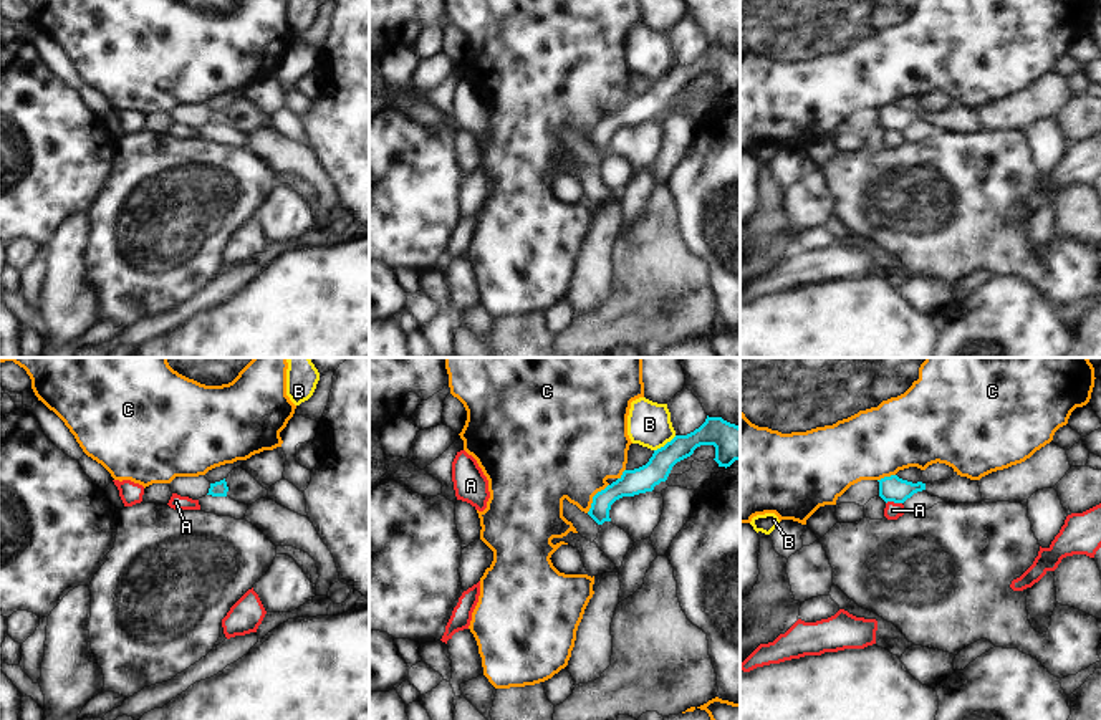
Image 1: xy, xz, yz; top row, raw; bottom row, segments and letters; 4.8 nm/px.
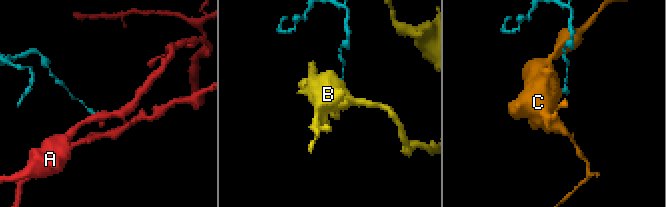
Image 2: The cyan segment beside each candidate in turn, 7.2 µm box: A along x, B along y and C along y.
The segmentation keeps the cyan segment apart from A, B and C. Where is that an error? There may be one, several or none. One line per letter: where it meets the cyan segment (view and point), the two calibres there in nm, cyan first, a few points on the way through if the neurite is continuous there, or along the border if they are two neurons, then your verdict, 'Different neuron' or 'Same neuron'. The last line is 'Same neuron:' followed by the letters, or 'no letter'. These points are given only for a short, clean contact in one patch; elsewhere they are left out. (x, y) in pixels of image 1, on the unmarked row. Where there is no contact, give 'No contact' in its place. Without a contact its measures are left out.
A: Touches cyan at yz (893, 129). Thickness 130 nm (cyan) against 80 nm. Boundary: yz (901, 131), (886, 133). Different neuron
B: Touches cyan at xz (666, 73). Thickness 140 nm (cyan) against 220 nm. Different neuron
C: Touches cyan at xz (593, 126). Thickness 130 nm (cyan) against 440 nm. Boundary: xz (608, 113), (593, 126), (591, 136), (586, 141). Different neuron
Same neuron: no letter

